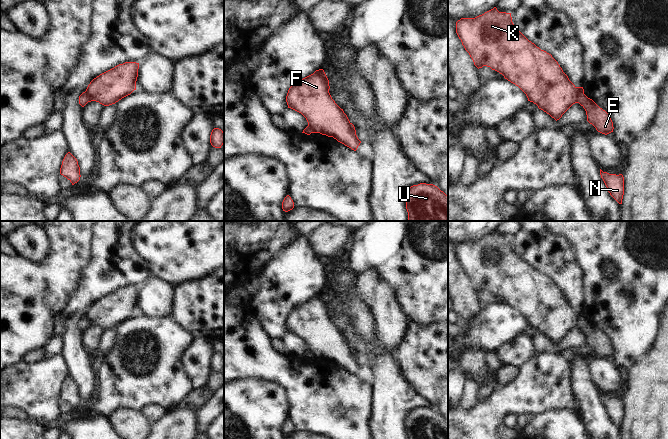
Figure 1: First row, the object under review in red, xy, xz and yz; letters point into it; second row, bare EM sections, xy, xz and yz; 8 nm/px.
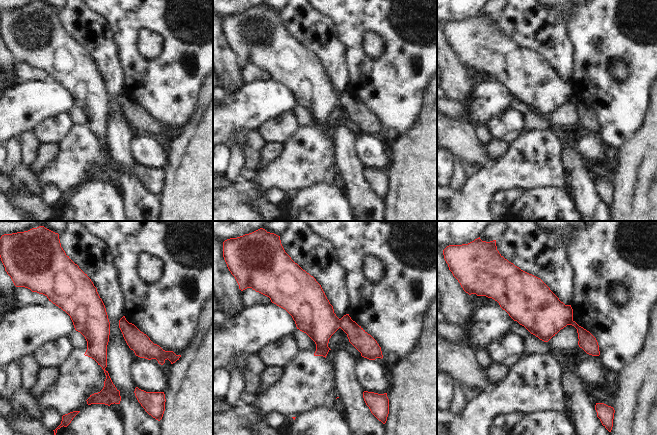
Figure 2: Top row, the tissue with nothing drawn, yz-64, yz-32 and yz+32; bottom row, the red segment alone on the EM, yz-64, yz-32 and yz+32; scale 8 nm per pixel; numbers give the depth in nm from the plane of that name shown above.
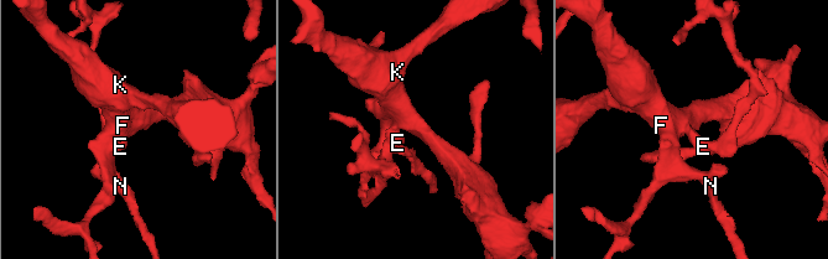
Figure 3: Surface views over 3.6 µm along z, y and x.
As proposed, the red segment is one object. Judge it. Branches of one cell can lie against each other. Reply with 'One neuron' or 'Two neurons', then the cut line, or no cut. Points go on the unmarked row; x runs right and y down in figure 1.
Two neurons. Split along yz (583, 315), (578, 319), (576, 326)

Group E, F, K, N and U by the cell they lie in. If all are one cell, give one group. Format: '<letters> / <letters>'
E / F K N U

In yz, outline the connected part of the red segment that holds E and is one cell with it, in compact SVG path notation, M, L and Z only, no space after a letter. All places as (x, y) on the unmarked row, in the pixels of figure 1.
M584 316L579 317L577 327L585 333L587 345L592 348L598 356L605 359L613 356L613 346L609 338L600 332L592 323L588 322Z

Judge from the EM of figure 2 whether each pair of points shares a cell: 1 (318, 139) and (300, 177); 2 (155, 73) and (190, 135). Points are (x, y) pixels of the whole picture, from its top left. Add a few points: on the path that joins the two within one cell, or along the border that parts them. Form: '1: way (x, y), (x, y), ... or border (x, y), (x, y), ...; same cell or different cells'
1: way (317, 148), (301, 168); same cell
2: border (197, 105), (194, 116), (181, 131); different cells

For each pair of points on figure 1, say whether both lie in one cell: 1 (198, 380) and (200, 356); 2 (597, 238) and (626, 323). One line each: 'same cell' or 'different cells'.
1: same cell
2: same cell

